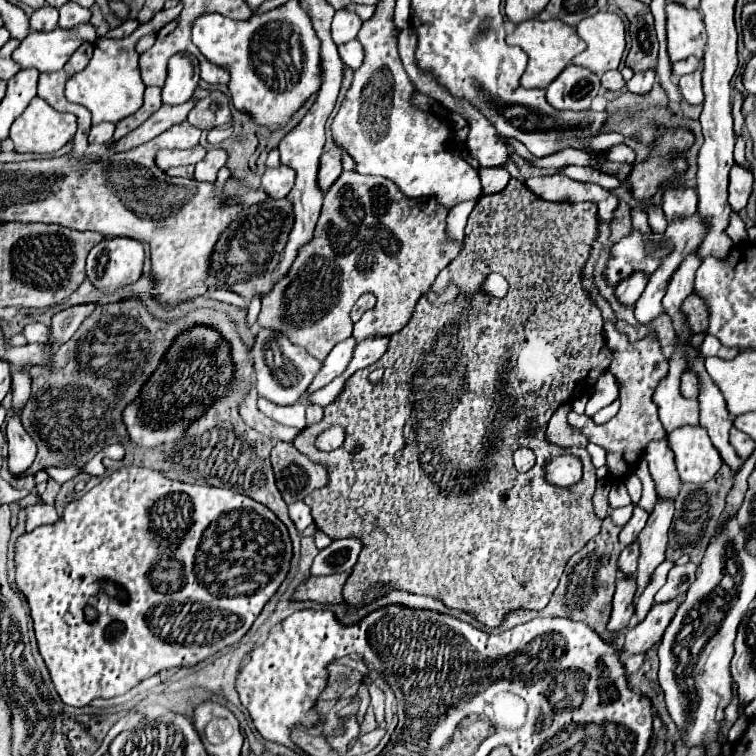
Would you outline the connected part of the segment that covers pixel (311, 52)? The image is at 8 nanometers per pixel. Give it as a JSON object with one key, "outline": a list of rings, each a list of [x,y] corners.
{"outline":[[[289,1],[265,15],[253,15],[249,21],[243,23],[223,17],[219,13],[203,13],[193,23],[191,37],[211,63],[225,65],[231,71],[229,95],[233,105],[241,111],[251,113],[259,125],[267,125],[269,129],[277,129],[279,125],[283,125],[301,107],[301,103],[321,85],[319,39],[311,27],[307,13],[299,7],[297,1]]]}

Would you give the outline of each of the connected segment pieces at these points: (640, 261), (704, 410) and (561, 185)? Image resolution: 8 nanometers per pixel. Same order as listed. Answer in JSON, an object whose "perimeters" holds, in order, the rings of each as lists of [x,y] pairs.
{"perimeters":[[[[633,229],[633,233],[621,241],[615,243],[611,249],[611,259],[607,263],[607,277],[611,283],[619,283],[623,277],[629,273],[643,269],[645,273],[653,273],[659,265],[659,259],[663,255],[663,245],[661,245],[661,235],[651,235],[651,239],[657,245],[655,255],[647,255],[641,243],[641,235]]],[[[697,355],[693,359],[693,373],[699,377],[699,411],[701,411],[701,427],[707,429],[713,445],[717,447],[717,451],[721,453],[723,461],[737,471],[741,467],[741,459],[737,457],[735,449],[729,445],[729,429],[733,427],[733,419],[725,407],[725,399],[723,393],[719,391],[719,387],[715,387],[713,379],[707,375],[705,367],[703,367],[705,357]]],[[[562,174],[531,177],[525,181],[530,191],[547,201],[591,201],[605,215],[605,223],[613,223],[619,199],[598,184],[573,180]]]]}

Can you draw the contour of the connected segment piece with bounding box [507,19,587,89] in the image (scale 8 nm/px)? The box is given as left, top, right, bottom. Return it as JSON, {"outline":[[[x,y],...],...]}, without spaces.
{"outline":[[[539,19],[519,23],[515,31],[507,35],[507,45],[517,45],[529,55],[527,69],[521,77],[523,89],[545,89],[571,63],[571,59],[581,51],[585,51],[587,47],[569,25],[561,21],[539,21]]]}

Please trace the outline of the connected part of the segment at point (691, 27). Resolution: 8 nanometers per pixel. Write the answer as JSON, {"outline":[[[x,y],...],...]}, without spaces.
{"outline":[[[667,1],[665,13],[667,13],[667,53],[669,53],[671,63],[687,59],[691,55],[699,57],[699,53],[703,53],[703,47],[707,45],[707,33],[703,27],[701,11],[689,9],[689,7],[675,3],[675,1]]]}

